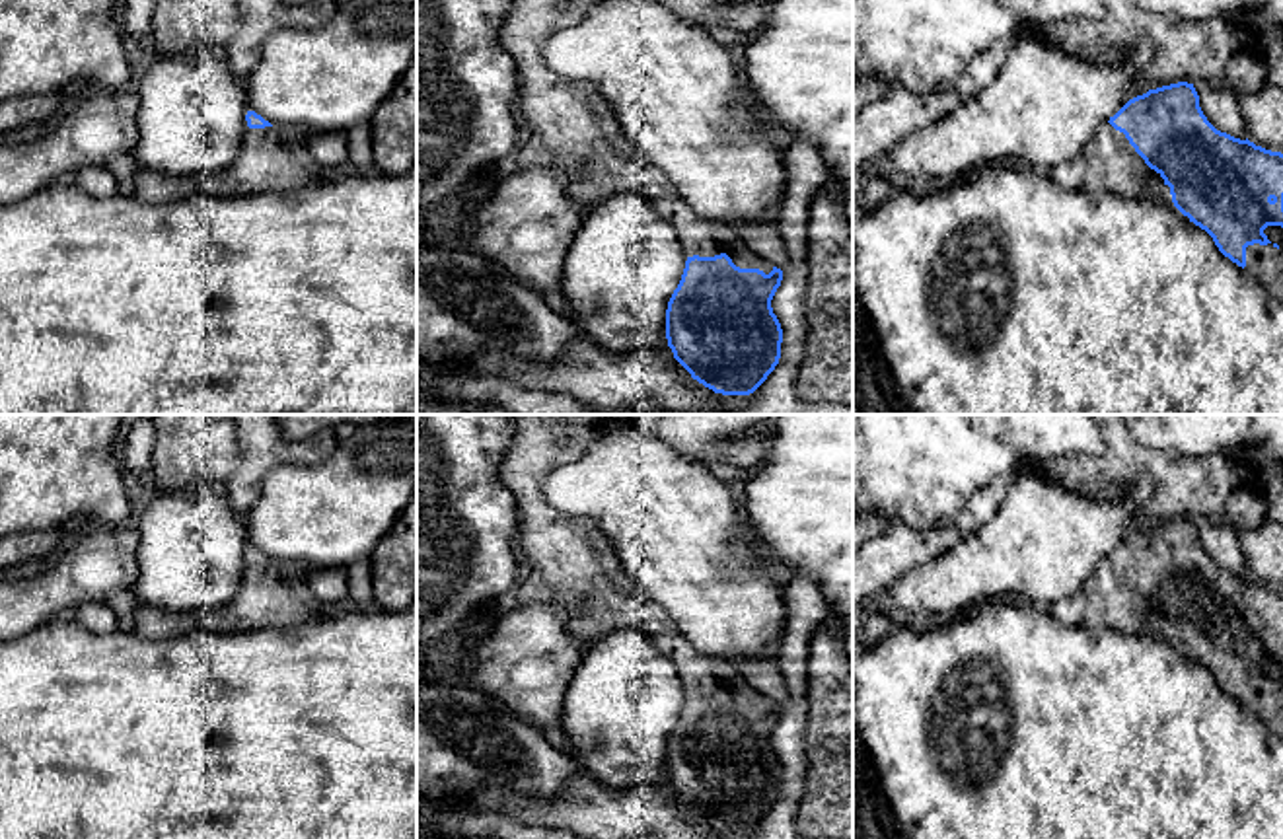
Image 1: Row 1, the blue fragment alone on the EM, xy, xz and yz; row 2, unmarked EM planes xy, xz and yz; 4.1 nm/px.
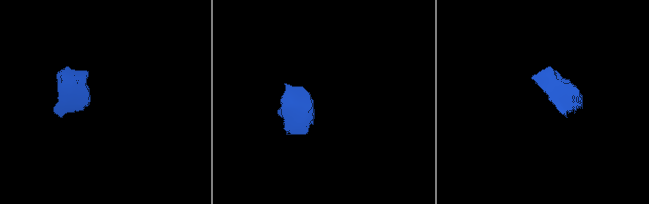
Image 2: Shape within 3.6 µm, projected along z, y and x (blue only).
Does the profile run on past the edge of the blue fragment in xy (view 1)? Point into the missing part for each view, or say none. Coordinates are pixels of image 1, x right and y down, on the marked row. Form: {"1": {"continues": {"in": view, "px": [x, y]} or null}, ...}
{"1": {"continues": {"in": "xy", "px": [271, 160]}}}

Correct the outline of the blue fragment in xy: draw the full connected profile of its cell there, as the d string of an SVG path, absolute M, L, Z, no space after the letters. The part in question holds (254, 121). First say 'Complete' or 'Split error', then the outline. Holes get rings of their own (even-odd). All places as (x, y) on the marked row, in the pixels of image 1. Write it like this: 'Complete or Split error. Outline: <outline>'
Split error. Outline: M247 111L245 121L247 130L241 150L224 171L171 177L152 169L138 169L125 187L144 202L169 204L191 197L292 191L331 175L313 160L298 130L273 127L255 111Z

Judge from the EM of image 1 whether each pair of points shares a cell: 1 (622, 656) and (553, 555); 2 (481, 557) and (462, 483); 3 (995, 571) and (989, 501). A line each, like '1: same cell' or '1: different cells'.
1: different cells
2: same cell
3: different cells

